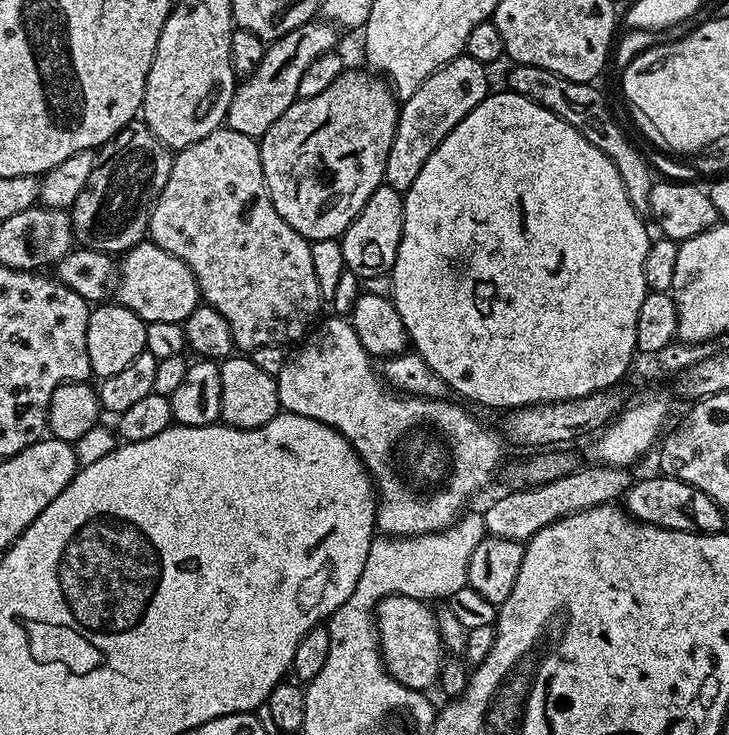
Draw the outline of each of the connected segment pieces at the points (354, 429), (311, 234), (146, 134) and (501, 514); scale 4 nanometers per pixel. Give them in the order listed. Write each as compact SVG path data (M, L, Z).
M335 314L329 315L329 317L329 320L326 321L320 329L317 327L315 331L295 349L297 352L294 353L293 356L291 353L291 355L285 359L280 375L276 377L281 409L286 412L293 412L294 414L302 414L302 418L314 418L318 422L322 422L326 426L338 430L348 439L350 446L360 455L361 462L364 464L364 467L368 469L368 475L371 476L374 481L377 498L377 533L389 538L403 538L406 536L430 536L451 528L452 525L464 515L466 509L469 507L468 499L470 499L479 488L484 488L491 482L492 475L495 474L496 467L499 466L500 459L504 456L503 446L505 447L505 445L502 443L501 437L497 435L495 431L492 433L490 429L483 428L483 426L463 408L463 406L465 407L463 403L460 403L461 405L452 404L453 401L451 399L431 400L430 398L424 398L422 396L407 396L389 388L388 385L384 383L381 373L377 371L377 369L376 372L372 369L372 364L374 364L373 357L368 355L368 351L364 349L362 342L358 342L358 334L354 334L351 323L349 323L345 317Z
M346 70L322 90L322 94L314 94L314 98L305 100L297 98L286 114L282 114L282 118L278 118L278 122L274 122L274 126L258 140L262 170L274 210L278 210L284 221L309 242L343 236L362 206L366 206L366 198L384 183L386 158L390 158L400 109L391 87L371 71L363 71Z
M137 118L103 145L98 163L90 170L82 194L72 203L72 235L81 248L102 250L109 254L123 254L145 239L148 219L156 199L170 178L173 153L152 135L143 119Z
M599 462L592 467L594 468L580 466L554 482L524 486L516 490L520 492L508 492L505 496L498 497L488 509L483 509L485 533L507 540L527 542L534 534L538 534L538 530L564 516L619 501L634 483L634 476L631 476L628 468L613 468L611 464Z

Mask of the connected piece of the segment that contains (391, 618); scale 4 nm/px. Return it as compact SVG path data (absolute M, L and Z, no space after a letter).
M387 596L374 613L376 637L380 640L380 657L386 670L402 686L424 692L440 678L440 664L446 658L440 642L436 613L425 601L409 596Z

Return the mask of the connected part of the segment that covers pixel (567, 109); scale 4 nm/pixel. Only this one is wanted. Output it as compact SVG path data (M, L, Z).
M518 64L511 70L513 72L508 76L507 91L518 94L522 98L530 98L530 102L540 104L546 110L558 114L558 118L570 122L574 130L581 132L594 147L602 150L602 154L606 154L606 158L610 158L610 162L614 162L622 178L622 186L626 186L626 194L630 202L637 212L647 213L650 190L654 183L654 177L648 173L649 161L640 157L639 150L628 141L627 134L612 121L612 116L608 113L608 104L604 101L603 94L596 89L597 85L575 84L573 80L555 76L550 70L542 70L538 66L529 64Z

